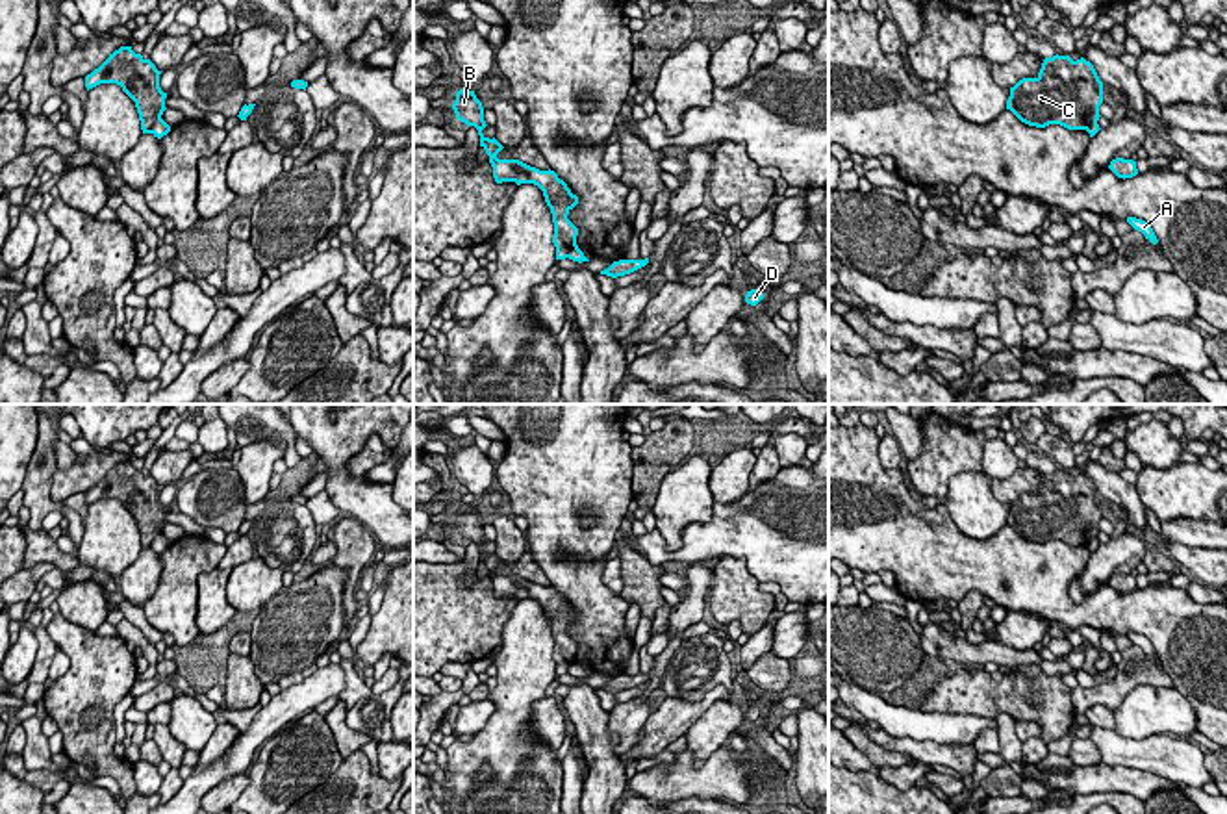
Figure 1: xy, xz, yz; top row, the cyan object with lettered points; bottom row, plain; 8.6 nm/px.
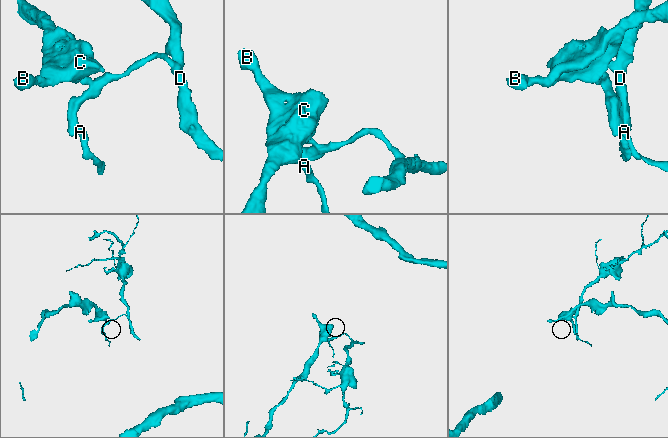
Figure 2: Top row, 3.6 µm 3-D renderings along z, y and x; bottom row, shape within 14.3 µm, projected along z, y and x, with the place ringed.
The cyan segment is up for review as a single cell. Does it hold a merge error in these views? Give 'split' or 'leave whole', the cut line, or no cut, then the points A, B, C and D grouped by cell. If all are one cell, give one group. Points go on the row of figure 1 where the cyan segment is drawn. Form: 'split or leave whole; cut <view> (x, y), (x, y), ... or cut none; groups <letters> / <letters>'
split; cut xy (160, 117), (149, 132); groups A D / B C

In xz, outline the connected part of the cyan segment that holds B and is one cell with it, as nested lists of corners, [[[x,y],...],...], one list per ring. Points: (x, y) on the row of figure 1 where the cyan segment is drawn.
[[[460,89],[452,104],[456,119],[467,126],[474,126],[480,135],[480,146],[489,156],[493,167],[493,178],[497,184],[515,182],[534,184],[543,191],[545,202],[550,208],[554,235],[552,243],[556,247],[556,260],[565,260],[573,248],[576,248],[578,228],[567,219],[569,211],[578,204],[578,197],[571,193],[567,184],[558,178],[554,171],[539,171],[519,159],[499,159],[497,154],[504,148],[495,137],[489,139],[482,134],[487,126],[484,121],[482,102],[476,98],[474,91]]]

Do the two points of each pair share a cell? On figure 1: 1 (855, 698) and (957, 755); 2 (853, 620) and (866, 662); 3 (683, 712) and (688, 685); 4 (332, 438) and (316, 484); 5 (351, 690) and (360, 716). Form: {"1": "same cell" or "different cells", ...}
{"1": "different cells", "2": "same cell", "3": "different cells", "4": "different cells", "5": "different cells"}

